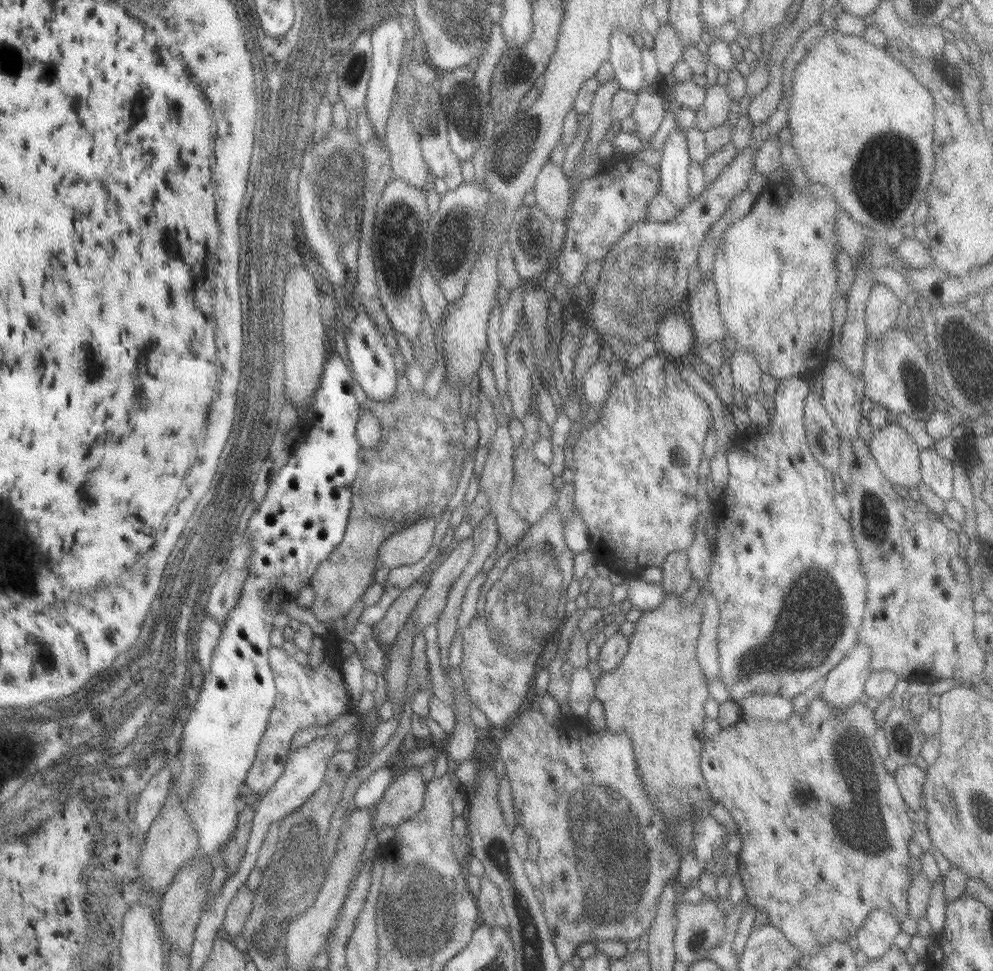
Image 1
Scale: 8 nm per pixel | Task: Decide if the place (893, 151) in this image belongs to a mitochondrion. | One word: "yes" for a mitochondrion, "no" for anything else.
yes

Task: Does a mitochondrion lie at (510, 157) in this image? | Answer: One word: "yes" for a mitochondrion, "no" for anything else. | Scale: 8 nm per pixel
yes

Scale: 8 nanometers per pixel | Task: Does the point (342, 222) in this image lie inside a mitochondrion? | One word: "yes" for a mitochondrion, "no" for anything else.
yes

